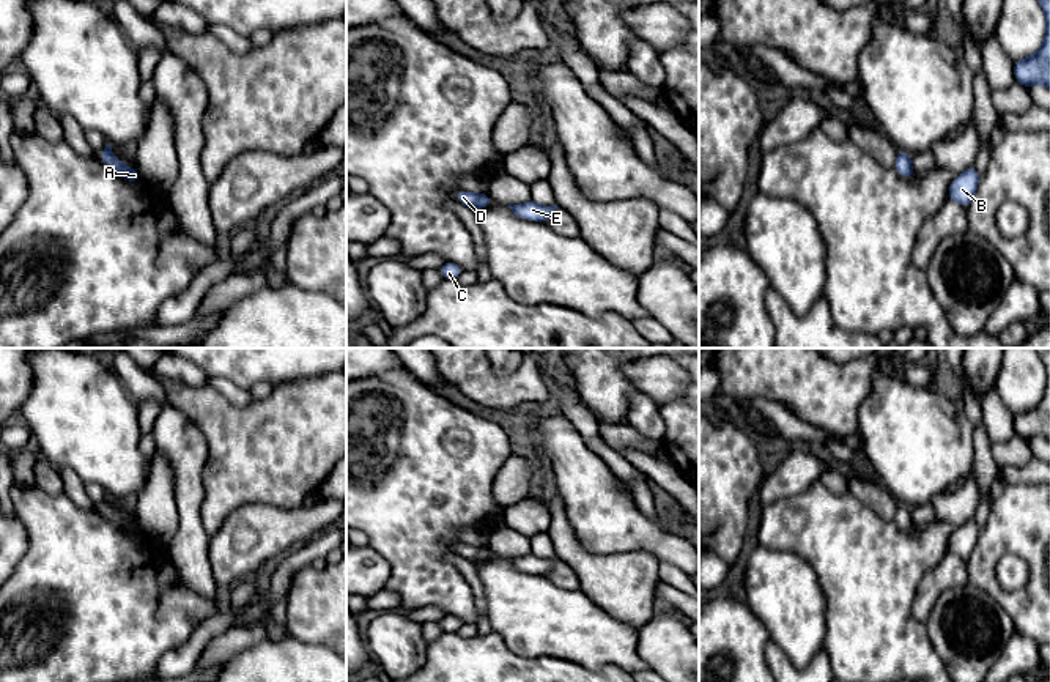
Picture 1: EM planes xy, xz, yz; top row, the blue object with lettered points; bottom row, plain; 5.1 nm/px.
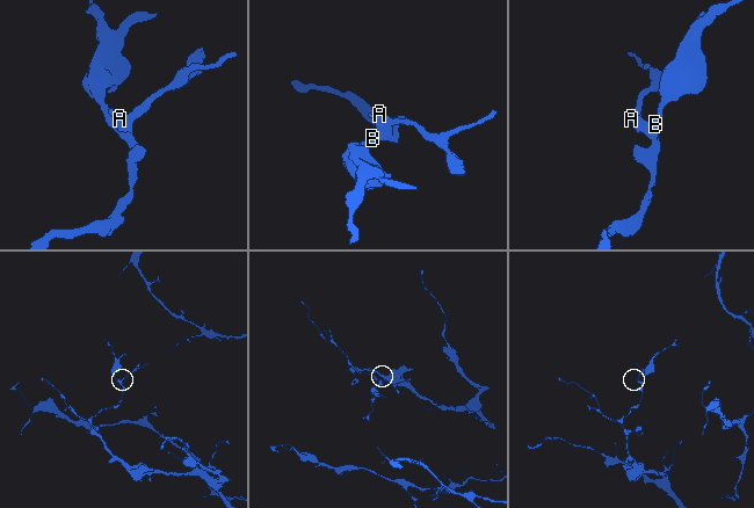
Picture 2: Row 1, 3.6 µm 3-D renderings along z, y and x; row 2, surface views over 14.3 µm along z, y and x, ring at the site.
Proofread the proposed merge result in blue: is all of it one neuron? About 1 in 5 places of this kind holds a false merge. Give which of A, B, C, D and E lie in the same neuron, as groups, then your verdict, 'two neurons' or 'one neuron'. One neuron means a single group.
A B C D E | one neuron

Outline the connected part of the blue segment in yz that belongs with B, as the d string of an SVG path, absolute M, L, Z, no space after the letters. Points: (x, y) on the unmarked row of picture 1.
M974 518L963 523L949 539L948 553L960 556L968 561L979 537L979 526Z

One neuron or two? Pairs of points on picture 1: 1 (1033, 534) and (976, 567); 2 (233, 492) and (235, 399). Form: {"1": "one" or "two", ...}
{"1": "one", "2": "two"}

